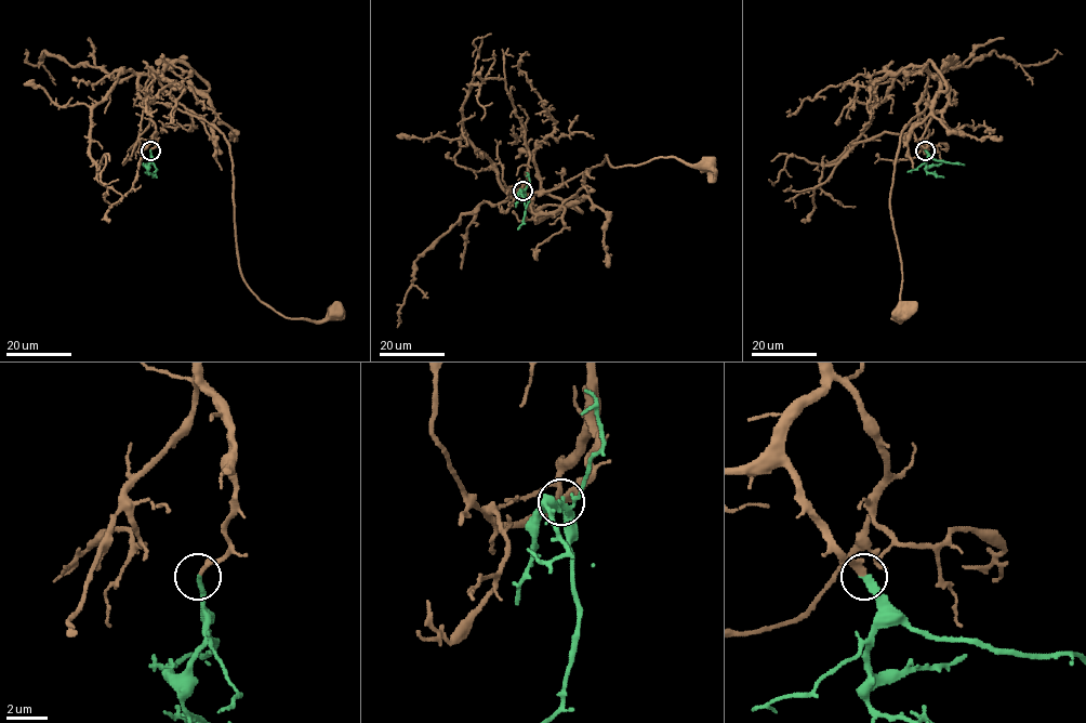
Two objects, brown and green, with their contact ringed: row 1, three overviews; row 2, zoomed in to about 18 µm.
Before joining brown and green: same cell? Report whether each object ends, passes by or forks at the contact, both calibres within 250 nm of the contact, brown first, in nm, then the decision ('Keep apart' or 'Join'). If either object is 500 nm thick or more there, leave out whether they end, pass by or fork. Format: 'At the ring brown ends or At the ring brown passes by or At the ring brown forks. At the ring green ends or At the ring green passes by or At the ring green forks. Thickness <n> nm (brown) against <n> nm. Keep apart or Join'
At the ring brown ends. At the ring green ends. Thickness 280 nm (brown) against 300 nm. Join

